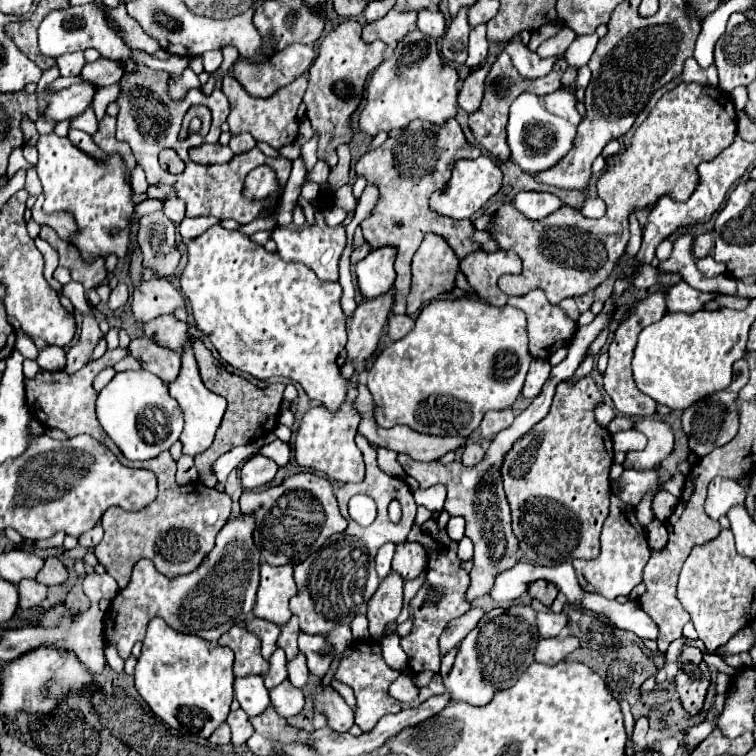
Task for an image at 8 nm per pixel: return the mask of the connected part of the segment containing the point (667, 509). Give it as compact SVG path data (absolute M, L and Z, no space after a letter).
M660 491L660 493L654 497L654 501L652 501L654 517L660 519L660 521L666 521L666 519L672 515L672 511L676 509L676 501L678 501L678 499L676 499L672 493Z

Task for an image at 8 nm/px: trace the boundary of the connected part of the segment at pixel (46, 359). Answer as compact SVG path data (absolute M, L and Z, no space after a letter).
M46 345L40 353L38 353L38 365L42 369L48 369L48 371L58 371L58 369L64 369L66 367L66 351L62 347L52 347L52 345Z

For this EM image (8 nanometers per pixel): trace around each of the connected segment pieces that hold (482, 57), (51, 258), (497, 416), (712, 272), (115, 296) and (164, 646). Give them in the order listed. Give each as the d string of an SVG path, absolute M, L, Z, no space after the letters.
M478 25L470 33L470 43L468 43L468 59L466 65L478 67L486 61L488 55L488 39L486 39L486 25Z
M36 237L34 239L34 242L35 242L36 247L38 247L38 249L40 250L40 252L43 254L43 257L44 257L45 279L48 281L48 283L54 290L60 292L62 286L60 285L60 283L58 283L58 281L56 281L53 278L53 273L59 264L58 253L49 245L48 242L43 241L39 237Z
M504 409L504 411L488 411L482 419L480 431L484 439L492 439L496 437L496 433L500 433L502 429L506 429L508 425L512 425L514 421L514 411L512 409Z
M708 255L708 257L704 257L704 259L698 259L698 269L700 269L706 277L716 277L716 275L720 275L720 273L726 271L726 265L714 261L714 257Z
M118 283L116 289L112 289L110 293L110 301L108 301L108 307L110 309L120 309L128 303L128 297L130 297L130 287L124 285L124 283Z
M162 619L148 623L142 655L136 665L136 689L152 713L168 727L208 739L228 717L234 699L234 653L228 647L212 645L196 635L170 629Z

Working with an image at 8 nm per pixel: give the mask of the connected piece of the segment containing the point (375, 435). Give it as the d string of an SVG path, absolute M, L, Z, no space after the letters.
M358 383L358 397L354 399L354 407L356 411L360 413L360 425L358 425L358 433L364 435L372 445L376 447L386 447L386 449L392 449L392 451L398 451L398 453L408 453L410 457L414 457L416 461L436 461L438 457L442 457L444 453L448 451L456 451L460 445L464 445L464 439L462 437L434 437L434 435L424 435L424 433L418 433L418 431L412 431L408 425L396 425L396 427L390 427L390 429L382 429L376 425L376 419L374 419L374 411L376 411L376 403L372 399L372 393L368 391L366 385Z

